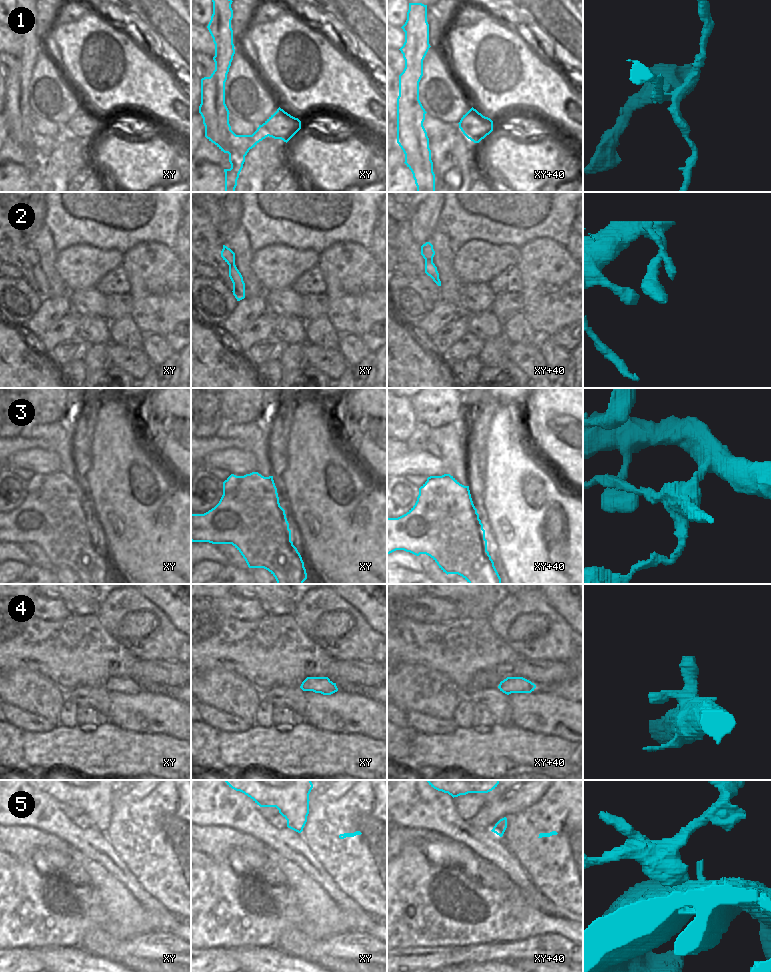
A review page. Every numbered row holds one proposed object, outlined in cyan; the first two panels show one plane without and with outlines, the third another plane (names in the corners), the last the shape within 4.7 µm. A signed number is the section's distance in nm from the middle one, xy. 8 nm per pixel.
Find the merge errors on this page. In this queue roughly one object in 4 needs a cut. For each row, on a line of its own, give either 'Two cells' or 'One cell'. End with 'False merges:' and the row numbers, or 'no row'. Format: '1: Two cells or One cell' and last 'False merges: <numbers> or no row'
1: Two cells
2: One cell
3: Two cells
4: One cell
5: Two cells
False merges: 1, 3, 5.

